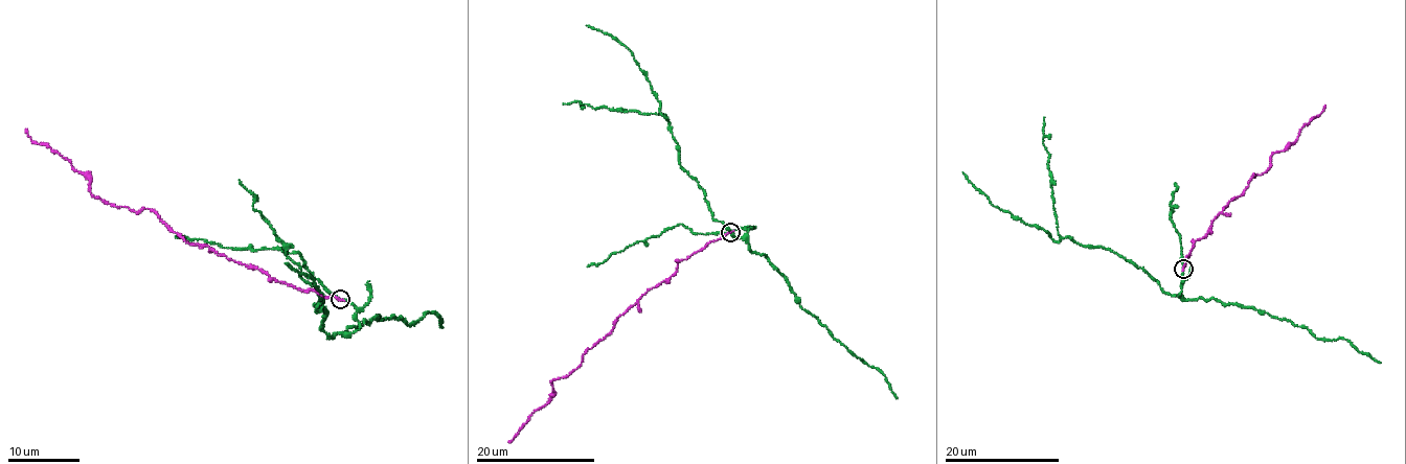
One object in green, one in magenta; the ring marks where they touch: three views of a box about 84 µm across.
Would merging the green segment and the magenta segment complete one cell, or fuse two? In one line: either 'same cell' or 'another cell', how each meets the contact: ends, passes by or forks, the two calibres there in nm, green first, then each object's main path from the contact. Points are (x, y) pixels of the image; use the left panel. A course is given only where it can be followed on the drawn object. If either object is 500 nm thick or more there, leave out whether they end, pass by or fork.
same cell; green passes by; magenta ends there; 140 nm thick on the green side, 160 nm on the other; green runs (340, 299), (357, 309), (359, 327), (330, 339), (316, 290), (239, 180); magenta runs (340, 299), (191, 245), (148, 209), (97, 199), (88, 178), (25, 129)

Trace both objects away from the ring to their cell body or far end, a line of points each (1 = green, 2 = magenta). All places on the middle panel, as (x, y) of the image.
1: (730, 231), (751, 229), (736, 238), (712, 217), (703, 190), (680, 165), (664, 114), (563, 105)
2: (730, 232), (683, 259), (618, 317), (611, 333), (583, 362), (551, 383), (550, 400), (508, 442)

